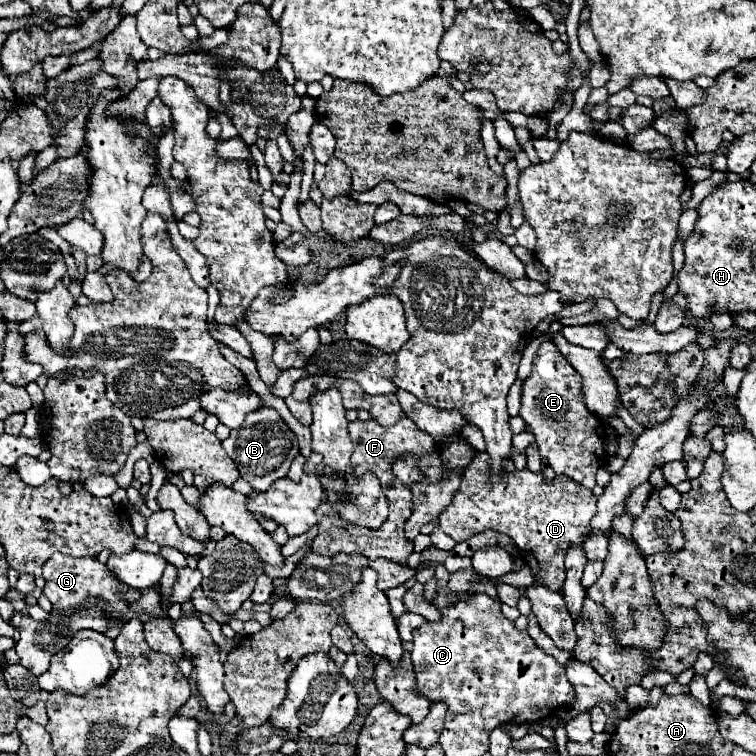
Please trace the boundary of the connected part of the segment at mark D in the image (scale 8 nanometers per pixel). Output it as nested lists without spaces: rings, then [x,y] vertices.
[[[478,453],[464,469],[462,485],[454,493],[452,503],[440,515],[440,529],[456,543],[486,529],[508,535],[524,553],[524,561],[534,579],[552,591],[560,591],[564,585],[566,551],[574,543],[584,541],[594,515],[594,493],[586,491],[586,487],[578,487],[572,479],[556,475],[552,481],[546,481],[540,471],[534,473],[530,469],[522,469],[502,475],[502,483],[490,483],[490,457],[486,453]]]

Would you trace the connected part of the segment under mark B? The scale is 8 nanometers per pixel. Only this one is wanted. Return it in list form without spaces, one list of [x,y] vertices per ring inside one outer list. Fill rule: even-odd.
[[[260,407],[246,415],[242,427],[234,429],[228,439],[222,441],[228,457],[236,463],[240,477],[252,485],[256,491],[266,491],[274,481],[288,475],[290,463],[298,455],[298,439],[286,425],[286,421],[272,407]]]

